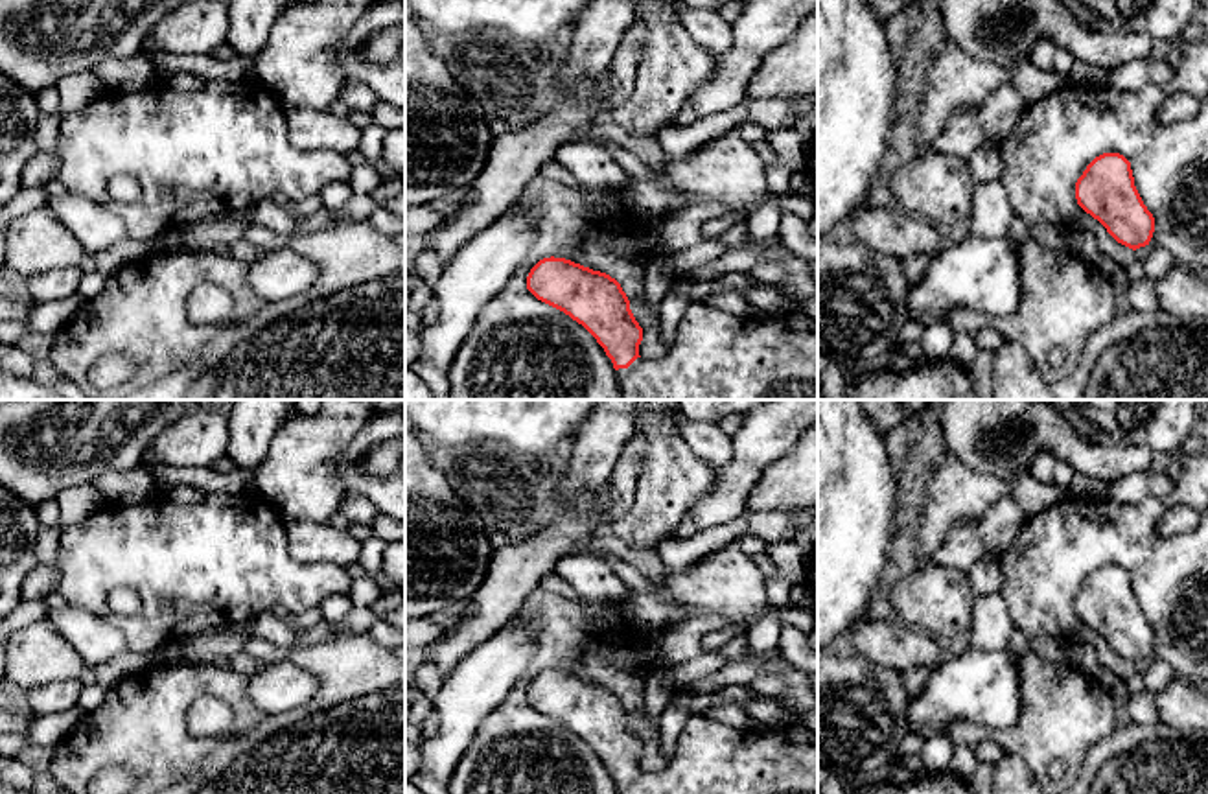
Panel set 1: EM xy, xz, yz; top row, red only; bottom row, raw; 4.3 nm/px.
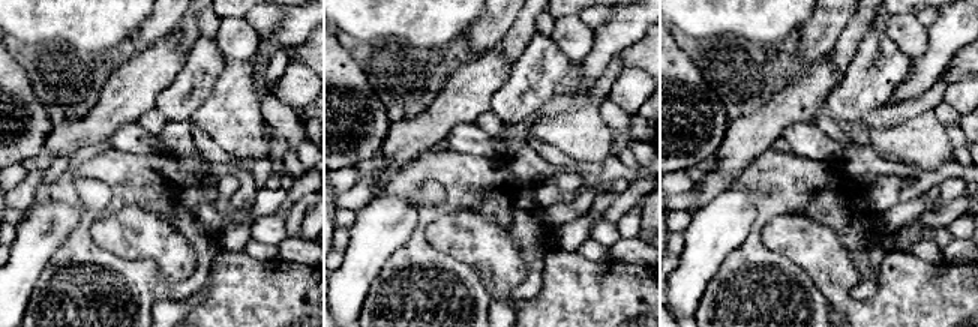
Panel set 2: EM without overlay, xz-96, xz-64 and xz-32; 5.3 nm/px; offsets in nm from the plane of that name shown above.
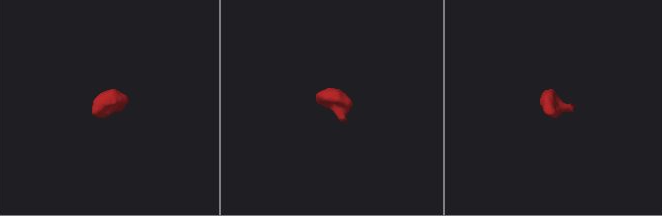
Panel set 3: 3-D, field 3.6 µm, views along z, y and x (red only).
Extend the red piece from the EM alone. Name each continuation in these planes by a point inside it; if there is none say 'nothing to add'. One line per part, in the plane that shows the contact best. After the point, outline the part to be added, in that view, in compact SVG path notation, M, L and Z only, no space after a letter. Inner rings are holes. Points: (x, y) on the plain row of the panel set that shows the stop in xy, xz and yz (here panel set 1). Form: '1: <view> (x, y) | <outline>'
1: xz (709, 758) | M689 715L668 765L659 772L637 770L628 781L615 783L615 790L617 794L818 794L818 733L801 724L749 731L705 715Z

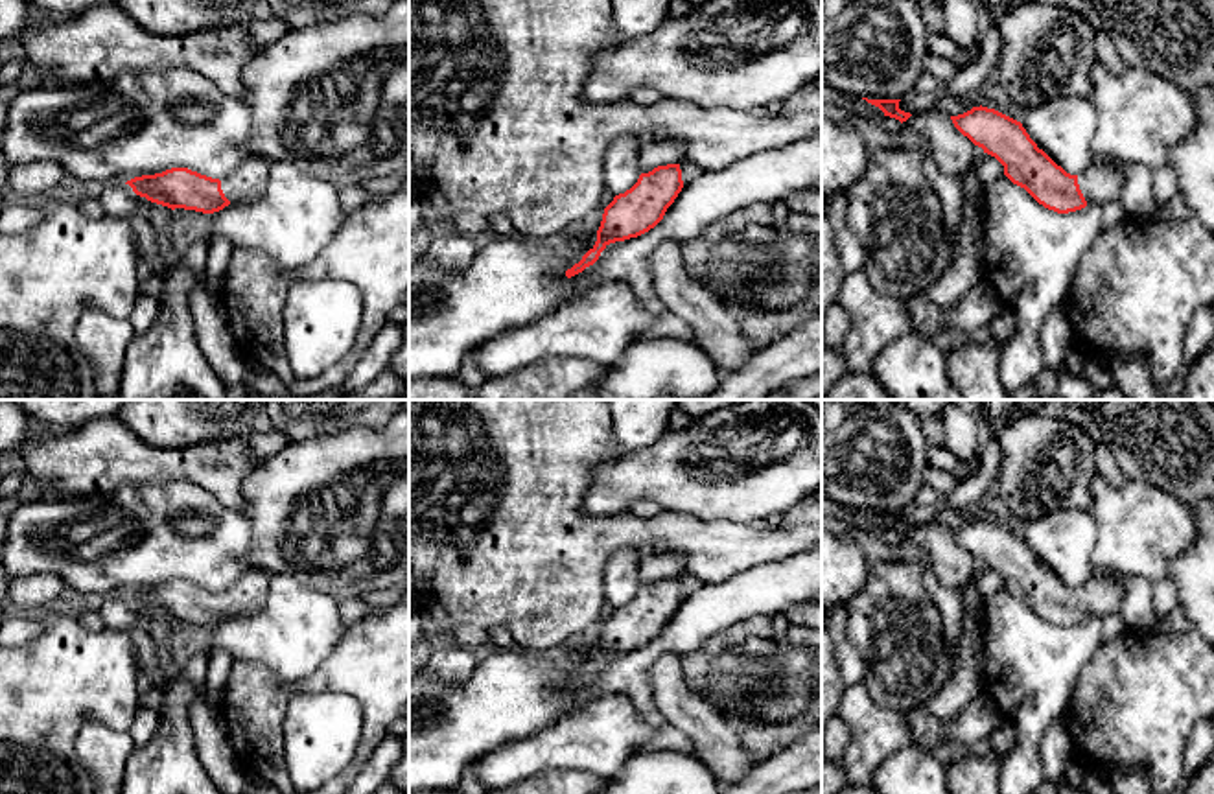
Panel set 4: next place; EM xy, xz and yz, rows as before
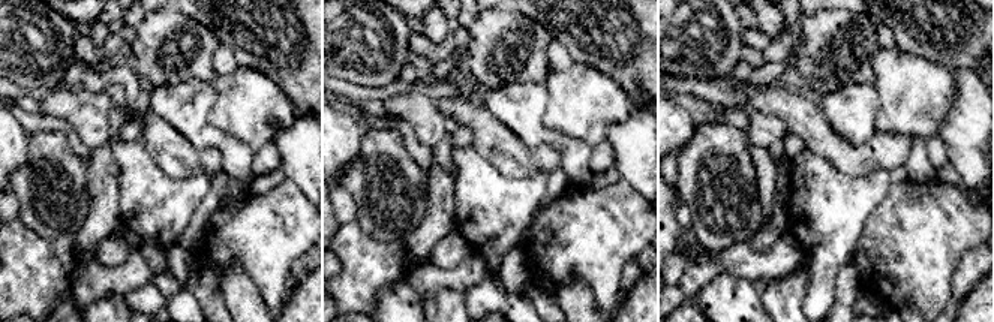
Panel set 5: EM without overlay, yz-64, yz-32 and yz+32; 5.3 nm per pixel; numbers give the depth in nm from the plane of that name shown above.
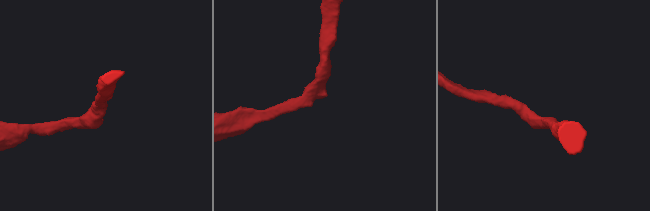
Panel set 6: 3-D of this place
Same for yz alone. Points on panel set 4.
1: yz (1100, 595) | M1094 575L1078 588L1080 602L1087 617L1116 613L1122 602L1124 584L1109 575Z

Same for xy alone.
1: xy (247, 595) | M249 569L227 591L221 591L221 602L230 617L256 613L267 601L271 575L262 569Z

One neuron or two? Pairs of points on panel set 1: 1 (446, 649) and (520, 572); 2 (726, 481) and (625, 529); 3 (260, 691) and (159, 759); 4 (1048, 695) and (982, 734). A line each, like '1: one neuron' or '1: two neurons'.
1: one neuron
2: two neurons
3: two neurons
4: one neuron

